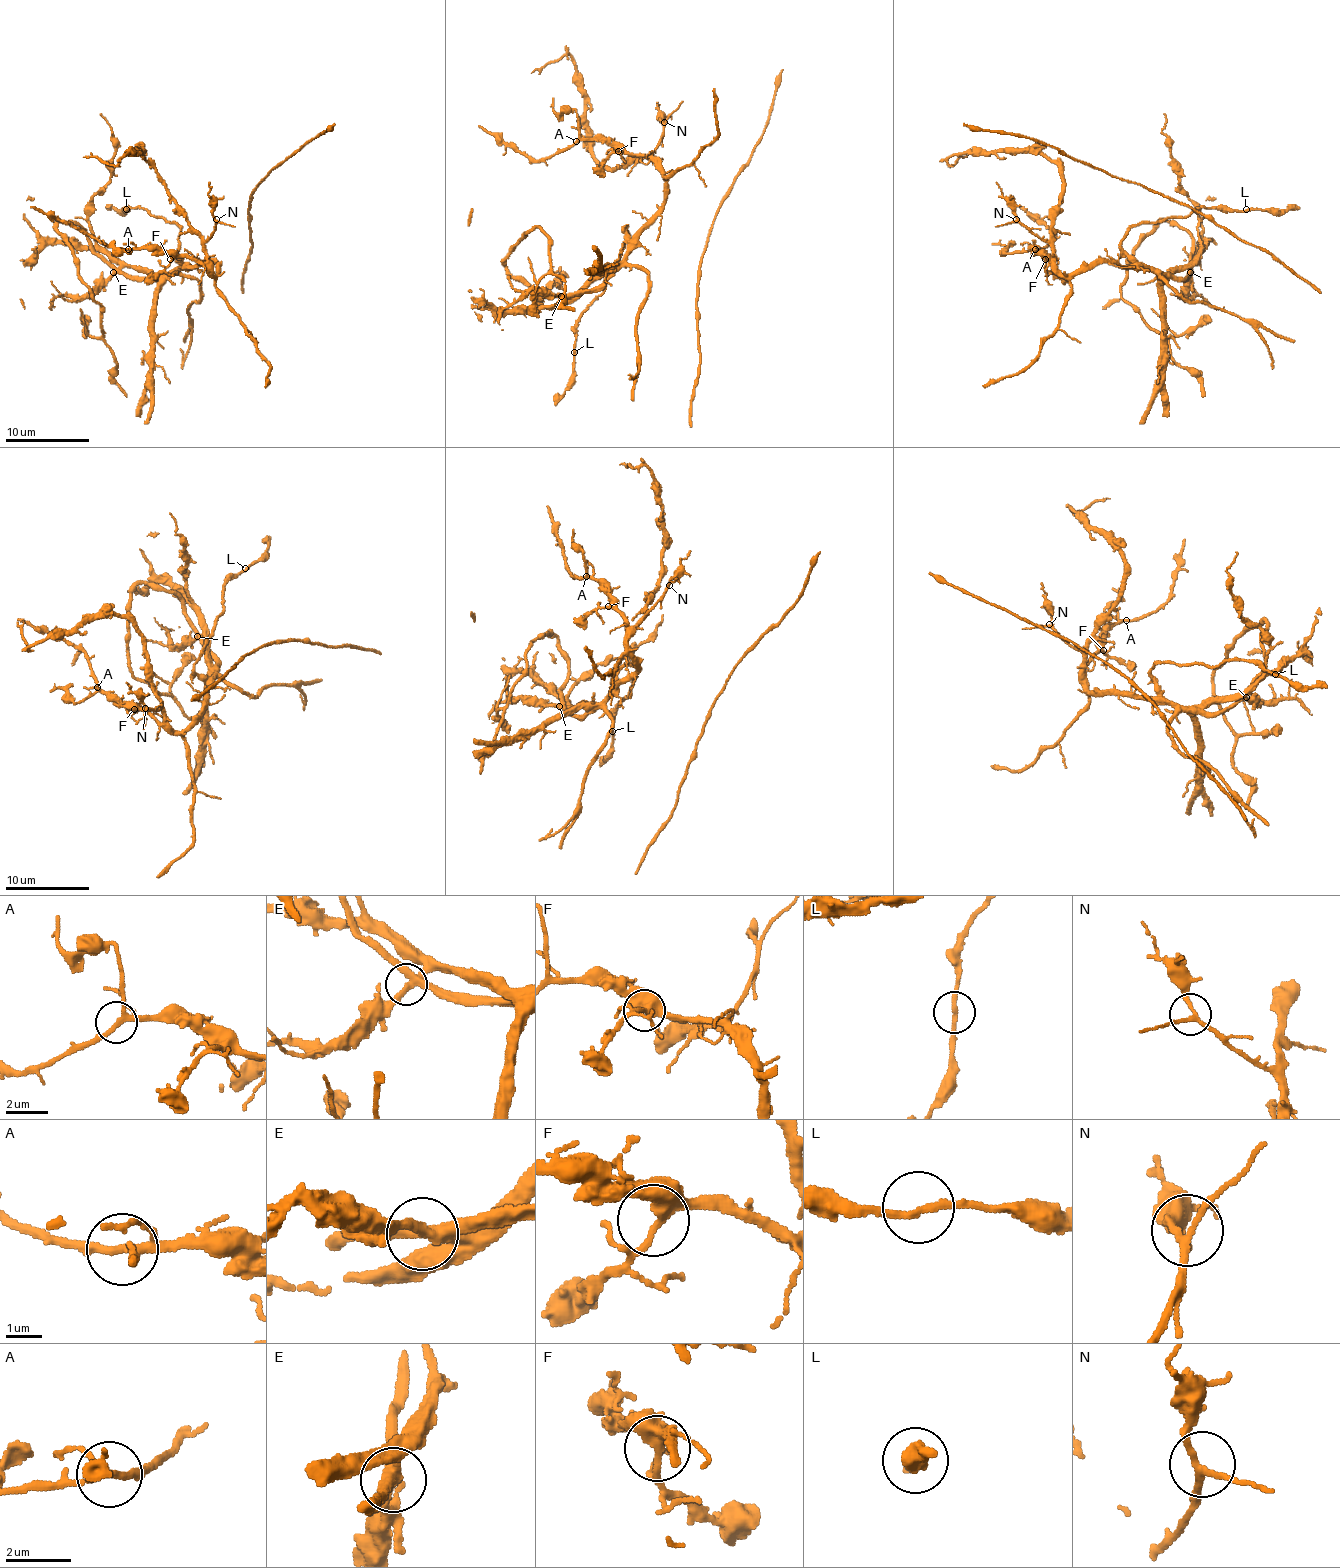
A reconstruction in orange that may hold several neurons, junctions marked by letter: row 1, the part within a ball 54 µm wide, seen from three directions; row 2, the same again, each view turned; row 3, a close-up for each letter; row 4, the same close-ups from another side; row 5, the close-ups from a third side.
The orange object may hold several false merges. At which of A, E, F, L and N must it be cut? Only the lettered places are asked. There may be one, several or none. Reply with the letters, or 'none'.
none

